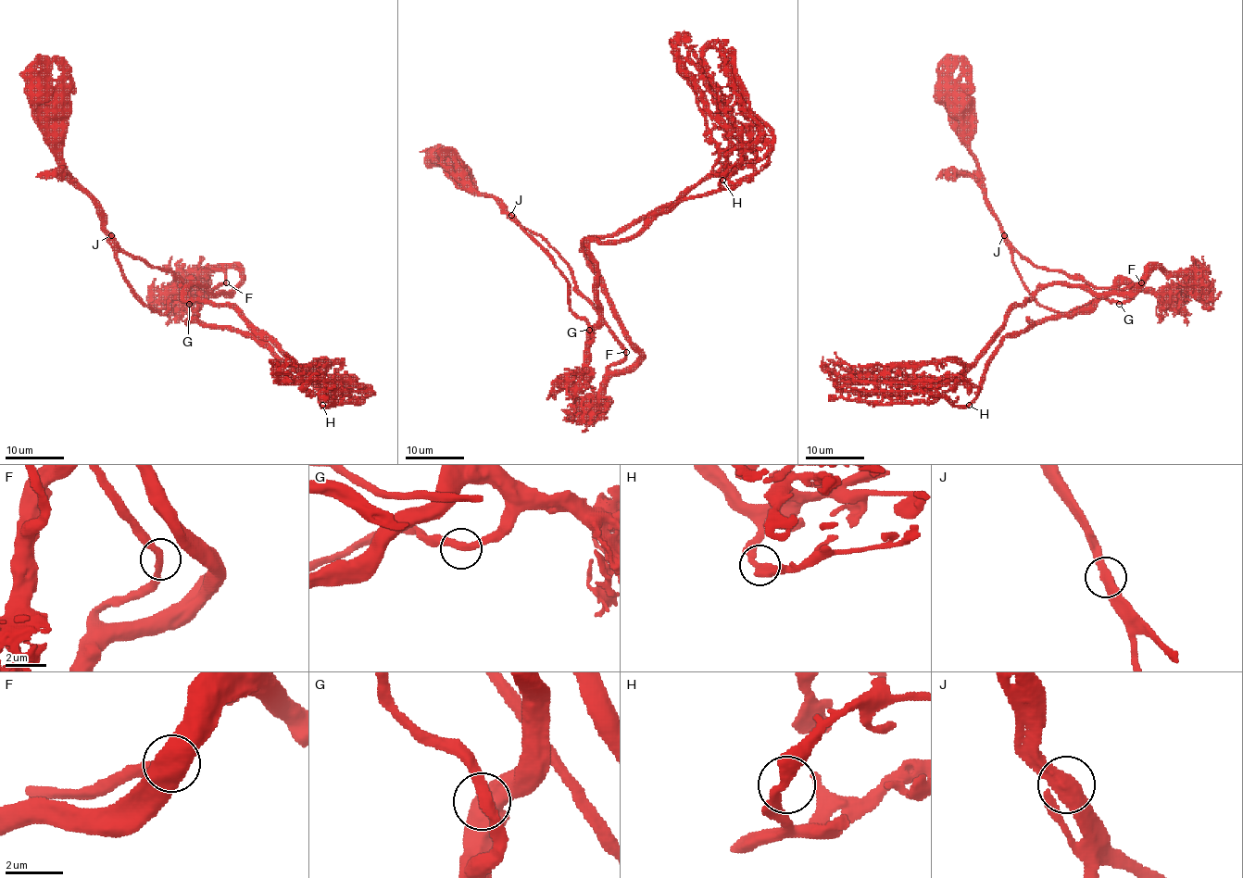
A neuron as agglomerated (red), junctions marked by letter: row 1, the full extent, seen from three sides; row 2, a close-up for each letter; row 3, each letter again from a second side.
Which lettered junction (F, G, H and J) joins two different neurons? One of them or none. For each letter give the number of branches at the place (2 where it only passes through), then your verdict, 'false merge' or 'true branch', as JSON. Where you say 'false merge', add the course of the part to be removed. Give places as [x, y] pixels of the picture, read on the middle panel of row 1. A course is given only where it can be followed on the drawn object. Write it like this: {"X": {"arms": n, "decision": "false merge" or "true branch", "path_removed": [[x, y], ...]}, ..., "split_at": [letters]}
{"F": {"arms": 2, "decision": "true branch"}, "G": {"arms": 2, "decision": "true branch"}, "H": {"arms": 2, "decision": "true branch"}, "J": {"arms": 2, "decision": "false merge", "path_removed": [[511, 215], [625, 349], [608, 369], [633, 367], [641, 350], [586, 242], [678, 202], [718, 157], [684, 33]]}, "split_at": ["J"]}

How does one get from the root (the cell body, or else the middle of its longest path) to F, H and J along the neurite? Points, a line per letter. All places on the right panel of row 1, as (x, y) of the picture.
F: (960, 105), (960, 137), (976, 160), (984, 197), (1004, 238), (1022, 257), (1081, 275), (1096, 287), (1141, 282)
H: (960, 105), (960, 137), (1004, 238), (1038, 267), (1109, 290), (1086, 307), (1010, 332), (969, 405)
J: (960, 105), (957, 110), (960, 137), (976, 160), (984, 197), (1004, 235)

